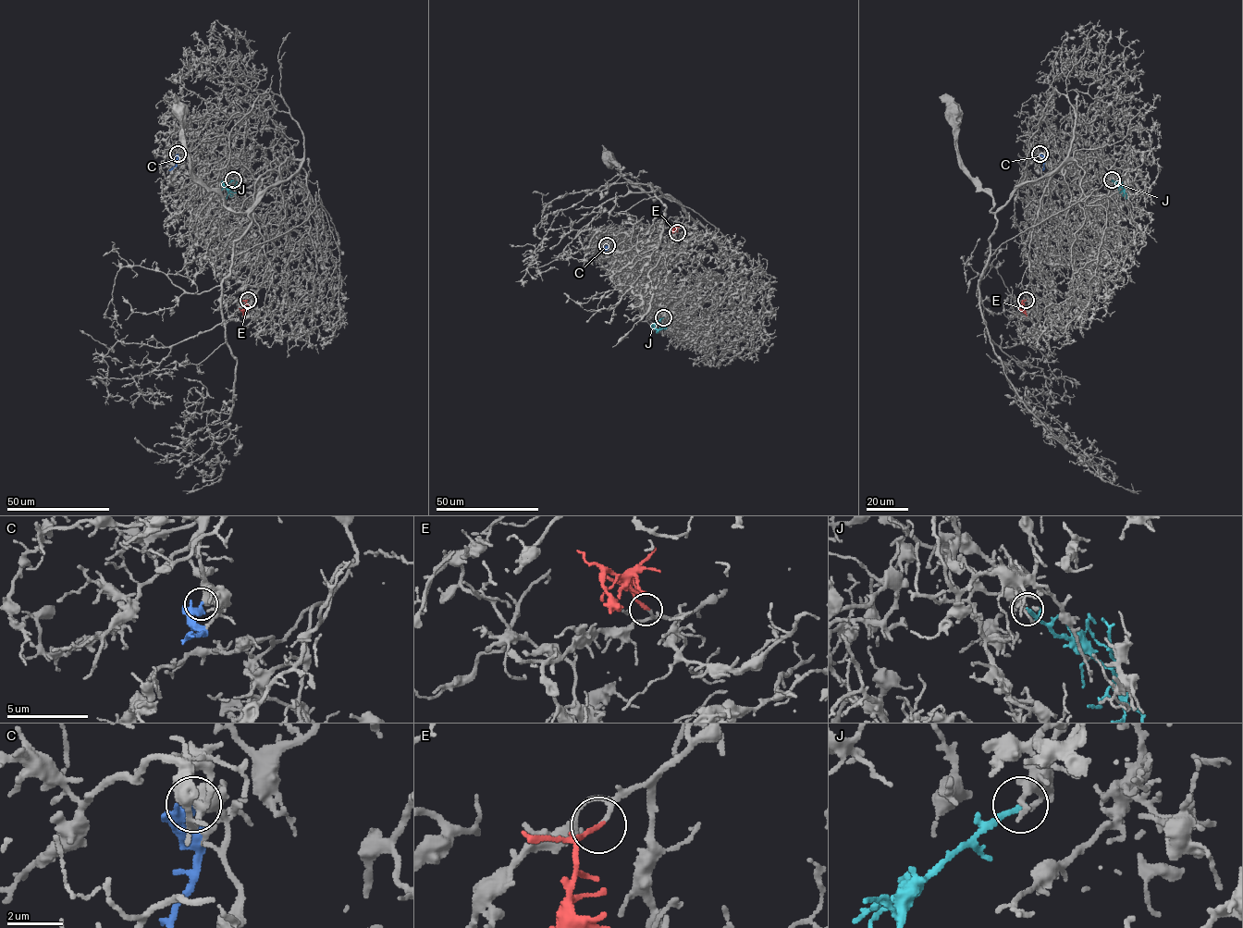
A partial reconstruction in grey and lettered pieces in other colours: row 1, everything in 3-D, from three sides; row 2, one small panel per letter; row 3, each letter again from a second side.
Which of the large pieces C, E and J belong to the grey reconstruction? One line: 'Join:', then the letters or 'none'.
Join: E

